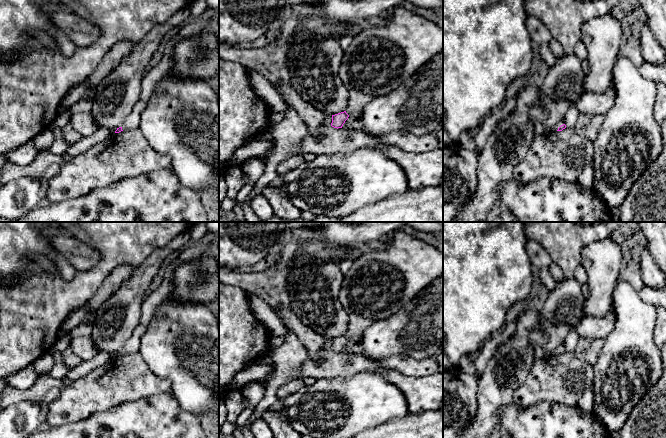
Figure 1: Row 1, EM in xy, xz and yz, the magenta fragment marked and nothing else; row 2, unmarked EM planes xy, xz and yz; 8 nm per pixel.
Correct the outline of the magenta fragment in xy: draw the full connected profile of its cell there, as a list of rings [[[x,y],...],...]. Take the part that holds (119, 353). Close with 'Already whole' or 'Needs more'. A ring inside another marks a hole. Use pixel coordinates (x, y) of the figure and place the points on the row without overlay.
[[[141,324],[136,326],[129,340],[124,344],[123,348],[119,352],[117,352],[115,357],[119,357],[124,354],[139,352],[141,337],[146,332],[147,326],[148,325]]]. Needs more

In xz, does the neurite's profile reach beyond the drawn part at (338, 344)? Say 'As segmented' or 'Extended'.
Extended

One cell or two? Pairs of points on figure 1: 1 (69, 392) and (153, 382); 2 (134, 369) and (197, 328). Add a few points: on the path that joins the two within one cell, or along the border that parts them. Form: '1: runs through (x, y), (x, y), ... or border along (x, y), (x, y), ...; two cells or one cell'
1: runs through (90, 392), (96, 392), (118, 381), (132, 381); one cell
2: border along (138, 352), (147, 366), (162, 378); two cells

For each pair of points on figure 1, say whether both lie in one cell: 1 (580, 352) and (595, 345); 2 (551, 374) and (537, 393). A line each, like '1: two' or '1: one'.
1: one
2: one

